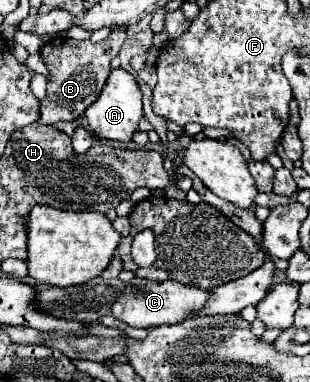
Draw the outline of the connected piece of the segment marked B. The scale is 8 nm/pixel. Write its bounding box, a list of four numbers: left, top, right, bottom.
[40,28,125,124]

